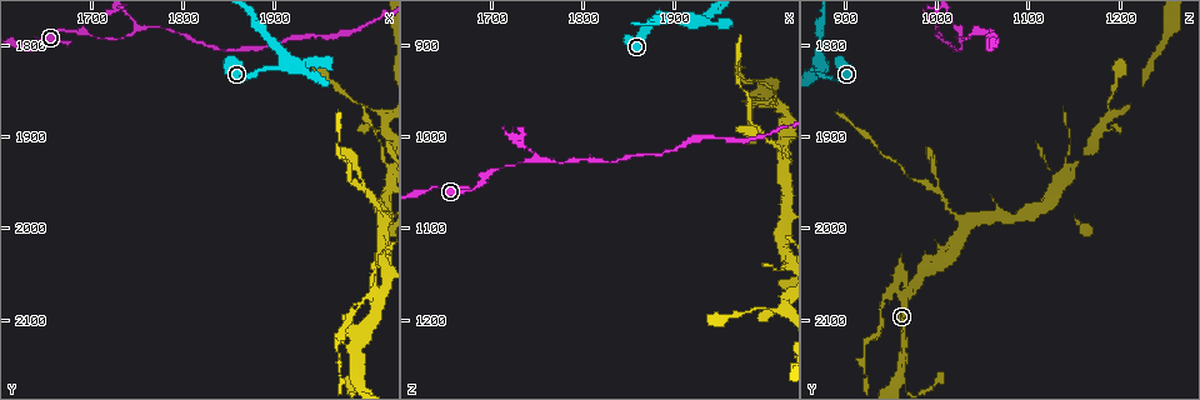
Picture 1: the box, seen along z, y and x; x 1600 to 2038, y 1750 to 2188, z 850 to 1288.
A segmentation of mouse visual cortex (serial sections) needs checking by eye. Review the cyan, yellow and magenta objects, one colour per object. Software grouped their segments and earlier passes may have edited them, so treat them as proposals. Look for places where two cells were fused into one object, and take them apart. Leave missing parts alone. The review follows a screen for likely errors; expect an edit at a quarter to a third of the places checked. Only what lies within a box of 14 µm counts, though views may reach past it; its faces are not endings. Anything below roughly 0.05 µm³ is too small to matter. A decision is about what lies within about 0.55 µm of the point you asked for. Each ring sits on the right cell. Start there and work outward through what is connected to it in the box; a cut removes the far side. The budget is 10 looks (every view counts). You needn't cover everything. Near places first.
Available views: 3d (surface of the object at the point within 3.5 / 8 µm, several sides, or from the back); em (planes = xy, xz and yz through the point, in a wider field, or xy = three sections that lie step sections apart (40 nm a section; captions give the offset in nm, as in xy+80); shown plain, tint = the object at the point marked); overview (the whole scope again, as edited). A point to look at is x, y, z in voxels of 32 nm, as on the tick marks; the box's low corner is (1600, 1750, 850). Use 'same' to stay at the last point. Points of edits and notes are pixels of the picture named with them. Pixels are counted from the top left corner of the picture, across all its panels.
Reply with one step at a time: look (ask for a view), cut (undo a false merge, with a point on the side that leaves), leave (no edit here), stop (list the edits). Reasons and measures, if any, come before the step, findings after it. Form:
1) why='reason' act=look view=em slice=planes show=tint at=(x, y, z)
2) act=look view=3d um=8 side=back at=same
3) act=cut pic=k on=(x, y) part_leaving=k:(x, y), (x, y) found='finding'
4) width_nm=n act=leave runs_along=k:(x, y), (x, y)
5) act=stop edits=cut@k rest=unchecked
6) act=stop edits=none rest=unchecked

why='abrupt turn' act=look view=3d um=8 at=(2015, 2075, 960)

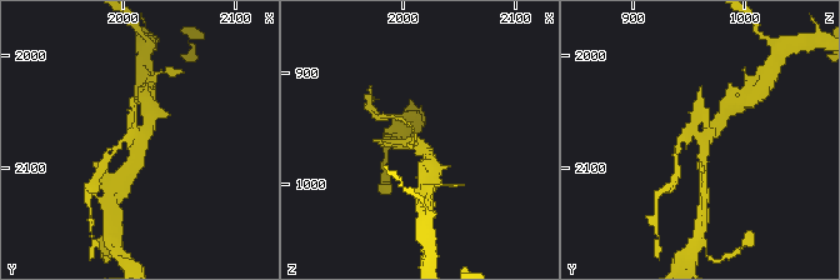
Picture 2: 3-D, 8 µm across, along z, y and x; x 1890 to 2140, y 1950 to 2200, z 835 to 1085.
act=look view=3d um=3.5 at=(2014, 2080, 962)

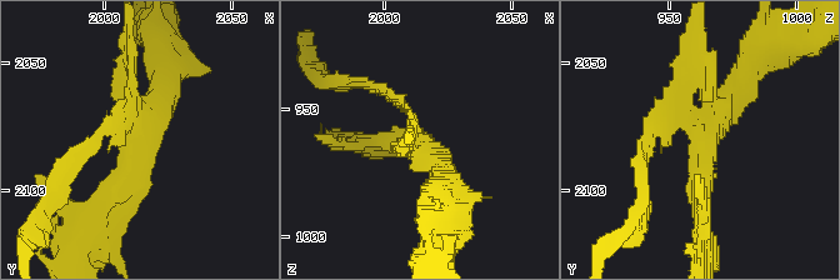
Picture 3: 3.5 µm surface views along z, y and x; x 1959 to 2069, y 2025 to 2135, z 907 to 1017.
act=look view=em slice=xy step=5 show=tint at=(2014, 2078, 964)

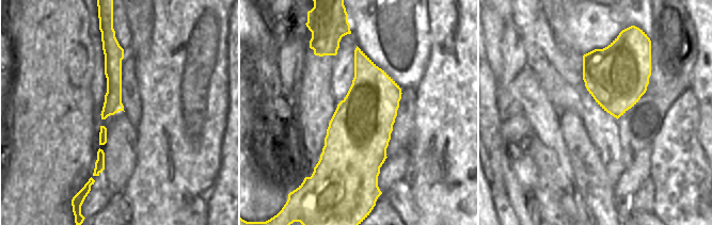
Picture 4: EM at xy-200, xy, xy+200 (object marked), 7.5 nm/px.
act=cut pic=3 on=(709, 55) part_leaving=3:(683, 115), (651, 134), (641, 180) found='two cells meet here'

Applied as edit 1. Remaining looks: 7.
why='see it whole again' act=look view=overview

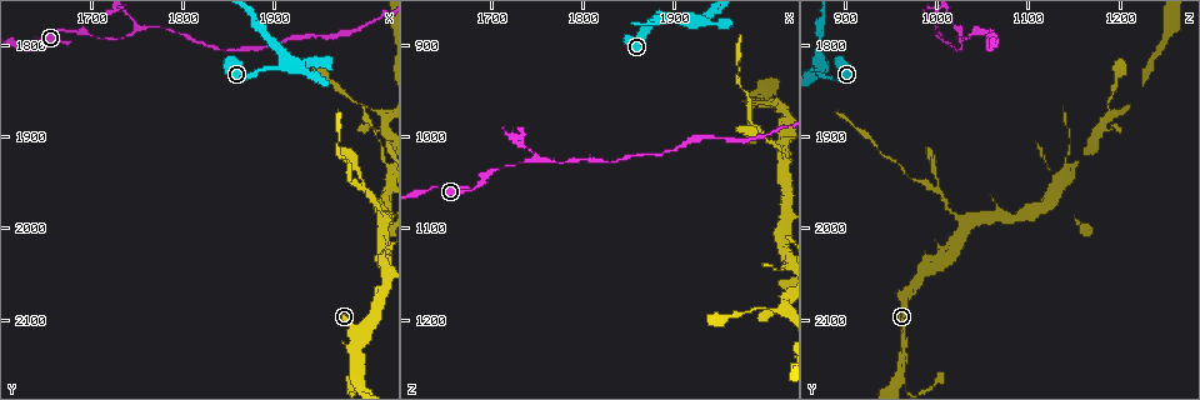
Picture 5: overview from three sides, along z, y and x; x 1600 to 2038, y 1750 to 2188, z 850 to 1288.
why='arms part here' act=look view=3d um=3.5 at=(2000, 1960, 1000)

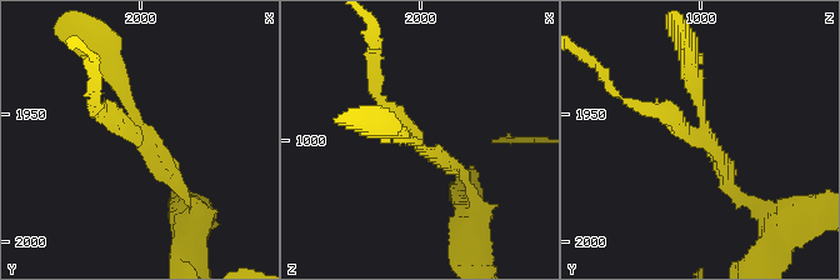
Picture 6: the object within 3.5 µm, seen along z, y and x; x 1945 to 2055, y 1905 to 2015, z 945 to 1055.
arms=3 arm_widths_nm=150,200,250 why='need the tissue' act=look view=em slice=xy step=1 show=tint at=(2001, 1958, 1002)

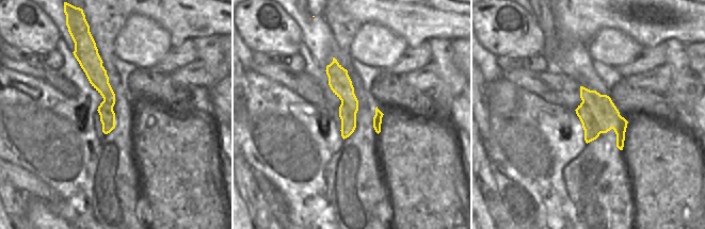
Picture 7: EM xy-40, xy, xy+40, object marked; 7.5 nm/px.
act=cut pic=6 on=(665, 113) part_leaving=6:(689, 130), (669, 110), (621, 99), (599, 73) found='a second cell is stuck on'

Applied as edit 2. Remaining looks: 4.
act=look view=overview

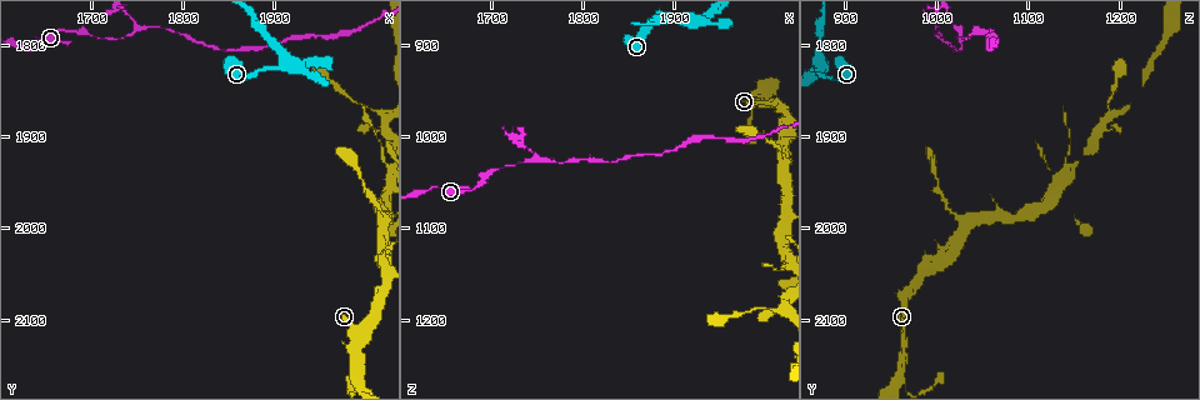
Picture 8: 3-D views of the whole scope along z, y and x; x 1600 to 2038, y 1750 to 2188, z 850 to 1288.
why='abrupt turn' act=look view=3d um=3.5 at=(1995, 2165, 960)

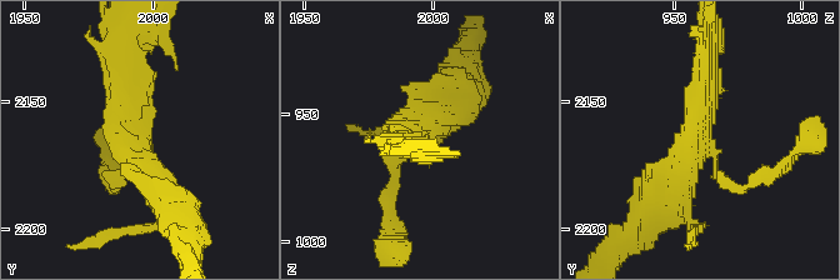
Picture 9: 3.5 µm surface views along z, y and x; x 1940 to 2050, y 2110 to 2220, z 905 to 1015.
arms=3 arm_widths_nm=150,250,400 act=look view=em slice=planes show=tint at=(1995, 2165, 962)

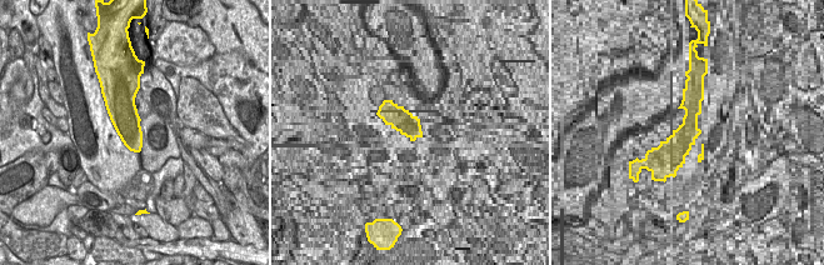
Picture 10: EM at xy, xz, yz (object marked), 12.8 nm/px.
act=leave runs_along=9:(708, 58), (704, 139), (653, 193) found='one cell here'

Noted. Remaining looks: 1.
act=stop edits=cut@3,cut@6 rest=unchecked

